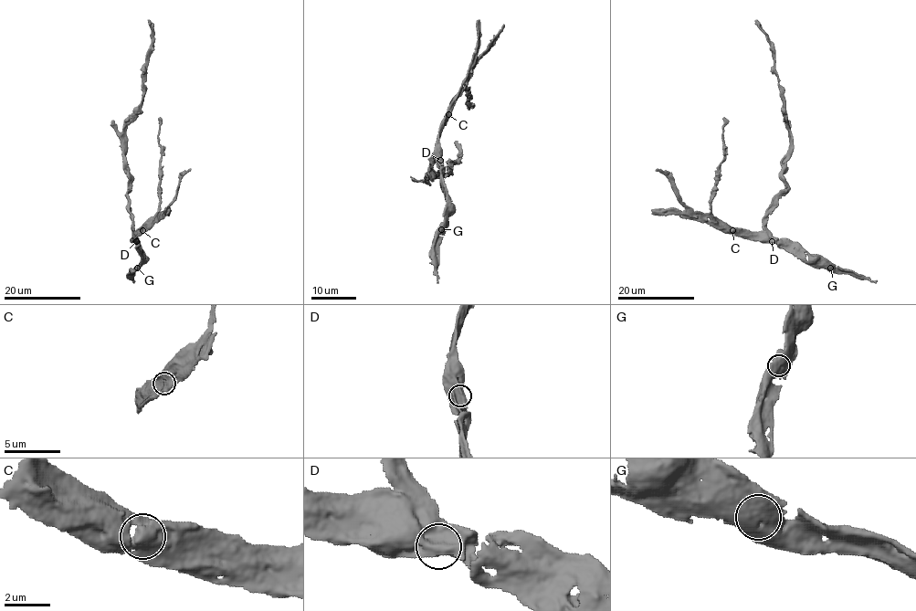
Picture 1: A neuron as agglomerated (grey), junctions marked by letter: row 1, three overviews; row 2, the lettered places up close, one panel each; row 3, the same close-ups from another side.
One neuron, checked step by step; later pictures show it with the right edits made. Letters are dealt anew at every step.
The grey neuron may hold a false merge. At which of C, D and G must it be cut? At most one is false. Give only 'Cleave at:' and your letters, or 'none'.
Cleave at: none

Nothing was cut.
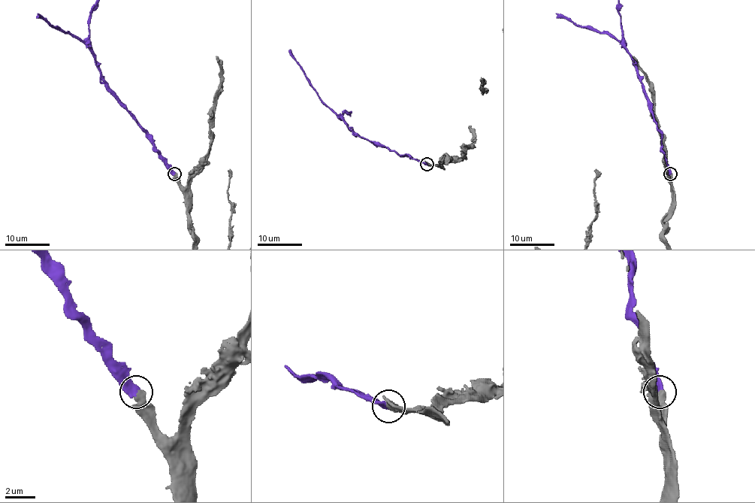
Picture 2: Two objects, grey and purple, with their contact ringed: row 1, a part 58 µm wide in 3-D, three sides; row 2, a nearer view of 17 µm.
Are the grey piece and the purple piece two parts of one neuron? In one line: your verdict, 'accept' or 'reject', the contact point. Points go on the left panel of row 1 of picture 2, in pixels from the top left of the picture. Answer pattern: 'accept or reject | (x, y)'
accept | (174, 174)

